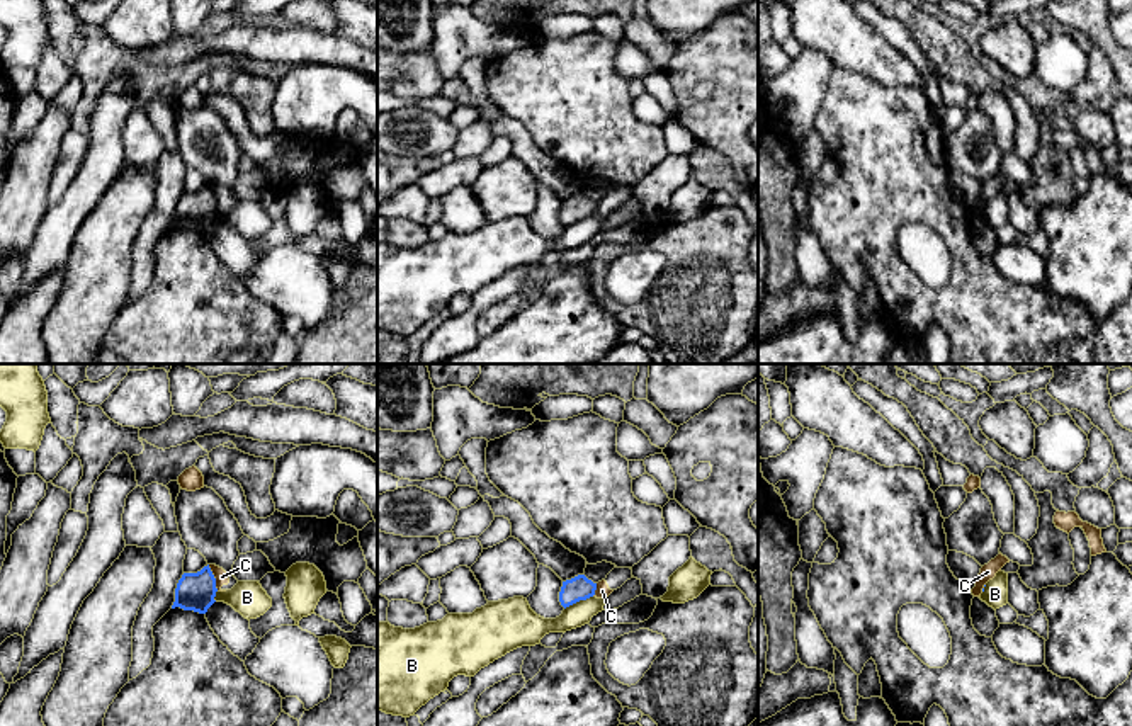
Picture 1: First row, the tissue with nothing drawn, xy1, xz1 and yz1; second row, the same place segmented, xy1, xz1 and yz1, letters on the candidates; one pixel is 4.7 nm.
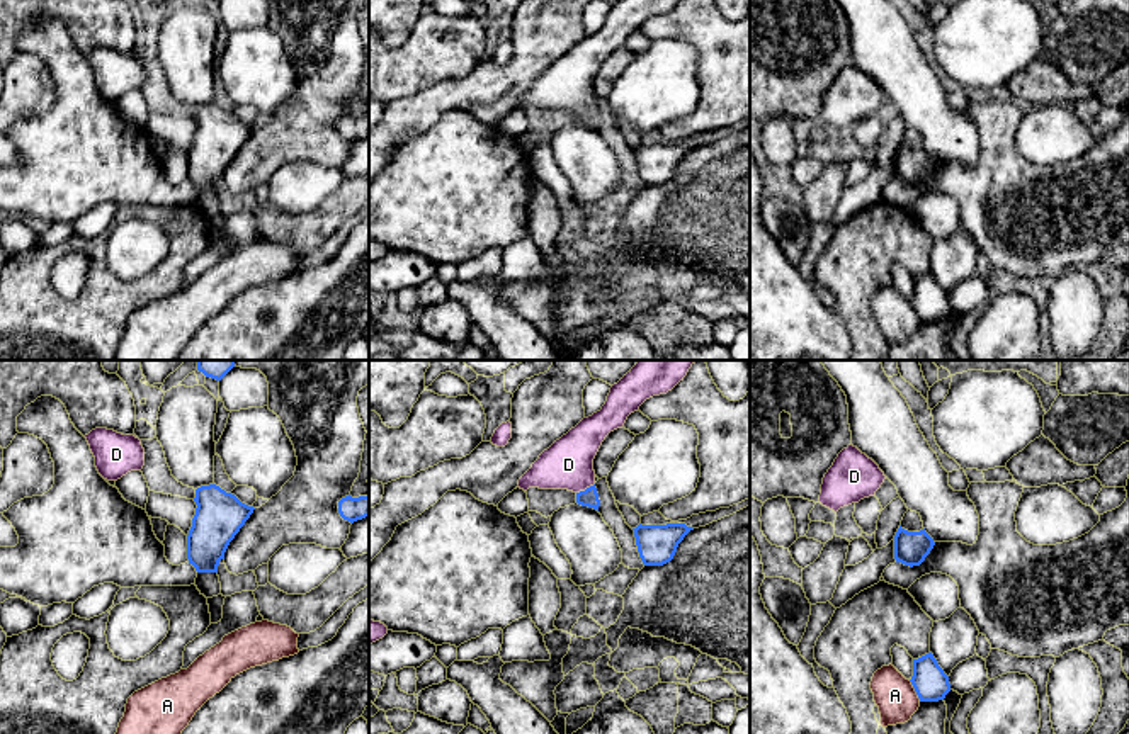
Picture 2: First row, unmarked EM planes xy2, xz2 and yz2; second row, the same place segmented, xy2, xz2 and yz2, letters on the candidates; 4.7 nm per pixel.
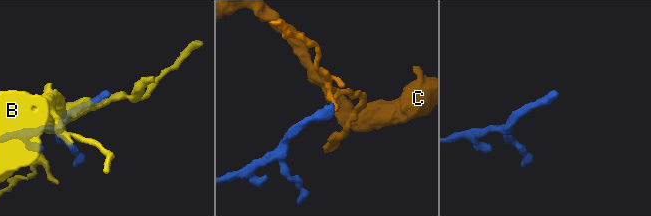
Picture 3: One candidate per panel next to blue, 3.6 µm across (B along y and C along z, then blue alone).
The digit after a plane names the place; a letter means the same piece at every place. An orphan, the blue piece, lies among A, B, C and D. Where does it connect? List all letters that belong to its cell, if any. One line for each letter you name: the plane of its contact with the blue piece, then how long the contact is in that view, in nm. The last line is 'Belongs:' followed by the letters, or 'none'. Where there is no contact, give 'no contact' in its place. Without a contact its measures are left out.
D: meets blue in xz2; contact 100 nm long
Belongs: D

